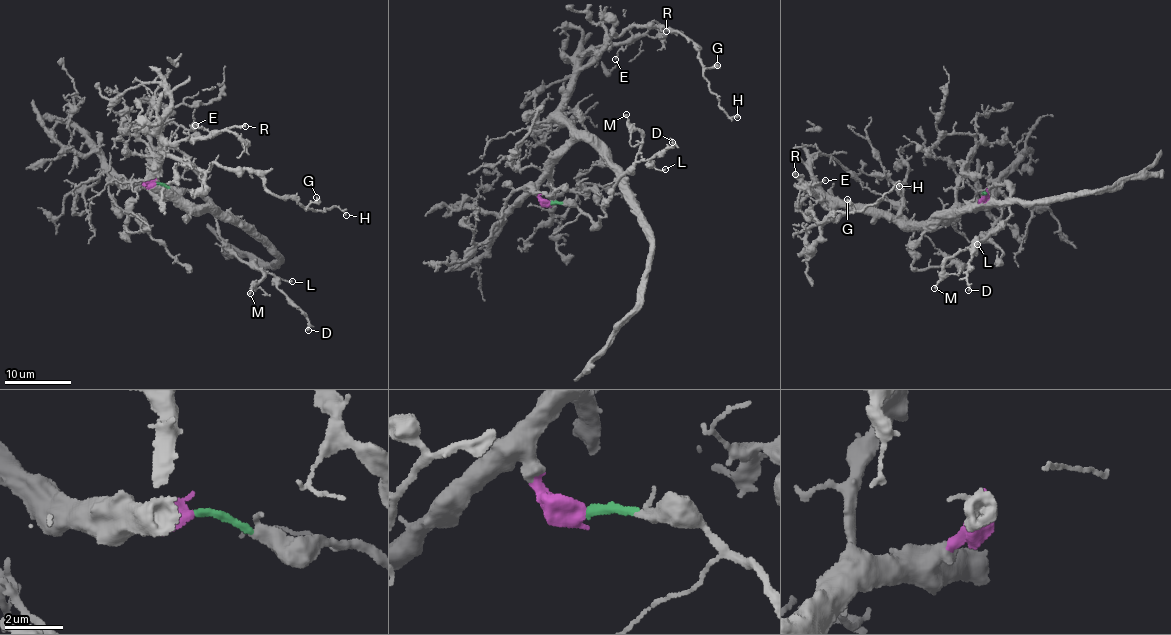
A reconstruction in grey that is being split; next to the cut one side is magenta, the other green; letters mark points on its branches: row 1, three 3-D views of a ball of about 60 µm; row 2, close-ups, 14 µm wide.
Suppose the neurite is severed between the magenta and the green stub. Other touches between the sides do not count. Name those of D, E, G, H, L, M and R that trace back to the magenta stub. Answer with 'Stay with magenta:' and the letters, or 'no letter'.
Stay with magenta: E, G, H, R

